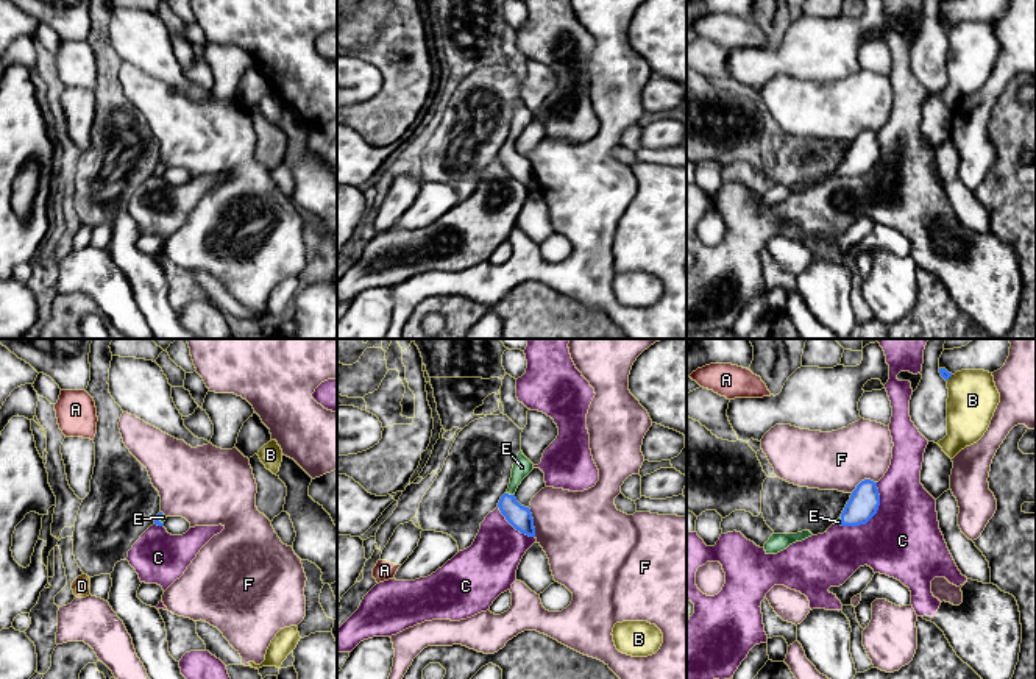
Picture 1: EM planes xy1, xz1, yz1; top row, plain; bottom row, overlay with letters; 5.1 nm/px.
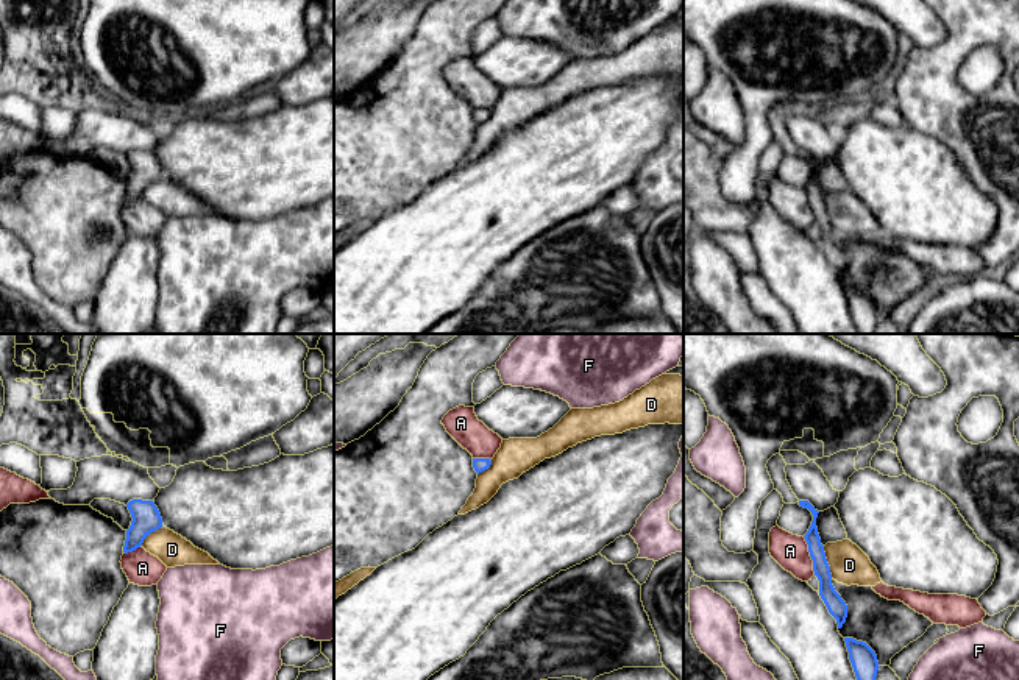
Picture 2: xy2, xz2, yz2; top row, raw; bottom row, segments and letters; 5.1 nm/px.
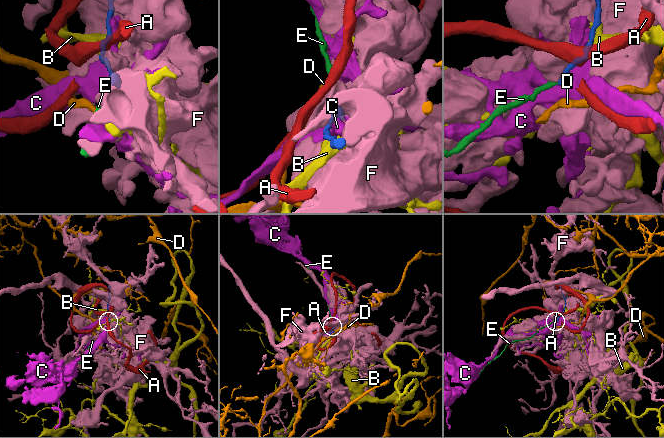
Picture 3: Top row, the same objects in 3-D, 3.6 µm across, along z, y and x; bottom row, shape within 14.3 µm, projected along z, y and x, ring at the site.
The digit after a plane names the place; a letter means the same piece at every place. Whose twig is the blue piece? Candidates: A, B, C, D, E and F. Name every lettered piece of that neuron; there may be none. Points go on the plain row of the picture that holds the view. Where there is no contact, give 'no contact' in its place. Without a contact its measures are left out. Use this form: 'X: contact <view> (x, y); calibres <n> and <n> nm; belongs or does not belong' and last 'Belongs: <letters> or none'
A: contact yz2 (810, 206); calibres 90 and 180 nm; does not belong
B: contact yz1 (949, 27); calibres 50 and 260 nm; does not belong
C: contact yz1 (872, 166); calibres 160 and 400 nm; does not belong
D: contact yz2 (826, 212); calibres 100 and 200 nm; does not belong
E: contact xz1 (510, 145); calibres 120 and 90 nm; belongs
F: contact xz1 (532, 172); calibres 120 and 420 nm; does not belong
Belongs: E

